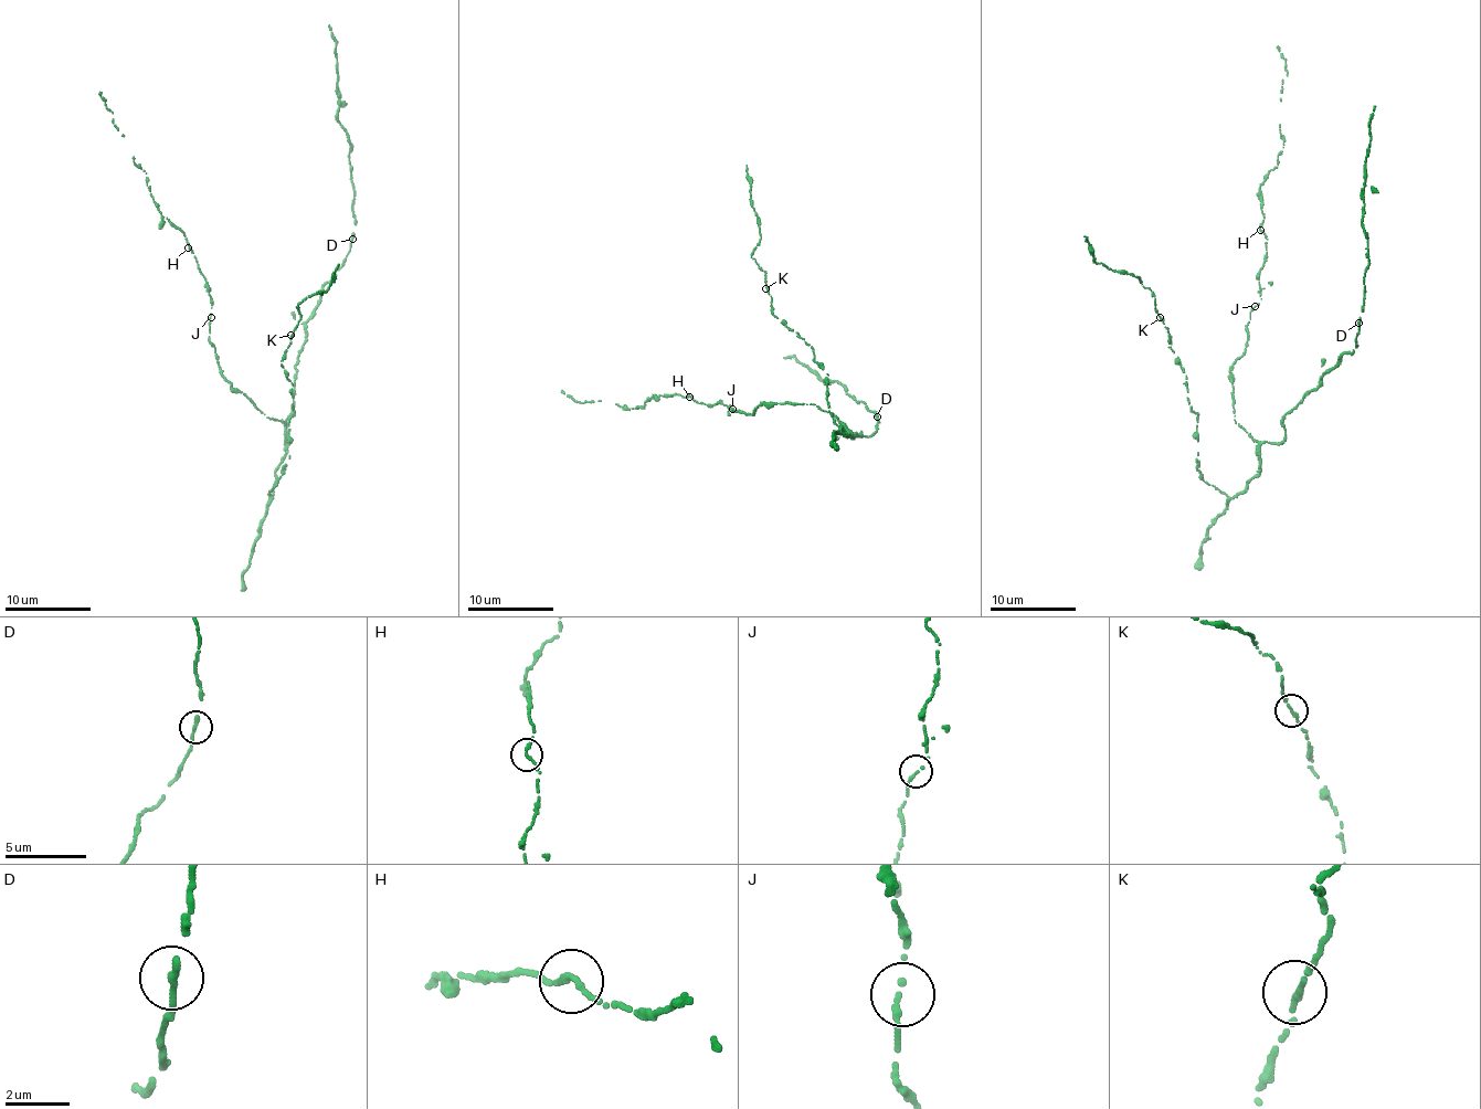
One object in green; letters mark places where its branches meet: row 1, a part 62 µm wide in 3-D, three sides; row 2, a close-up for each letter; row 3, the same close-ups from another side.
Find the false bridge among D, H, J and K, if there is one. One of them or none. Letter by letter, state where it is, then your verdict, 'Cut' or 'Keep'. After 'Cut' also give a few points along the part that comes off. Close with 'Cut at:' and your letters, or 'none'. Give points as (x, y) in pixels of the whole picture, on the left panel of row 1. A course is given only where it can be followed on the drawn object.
D: Place: (352, 239). Keep
H: Place: (188, 247). Keep
J: Place: (211, 317). Keep
K: Place: (291, 335). Keep
Cut at: none

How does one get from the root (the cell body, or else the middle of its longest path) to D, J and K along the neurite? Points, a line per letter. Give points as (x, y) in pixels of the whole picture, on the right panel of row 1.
D: (1259, 456), (1263, 442), (1284, 440), (1284, 413), (1319, 384), (1341, 355), (1356, 348), (1358, 323)
J: (1259, 456), (1259, 444), (1235, 422), (1233, 389), (1228, 377), (1234, 362), (1246, 350), (1246, 328), (1255, 306)
K: (1259, 456), (1258, 475), (1231, 496), (1204, 481), (1196, 468), (1198, 415), (1188, 403), (1184, 370), (1160, 317)

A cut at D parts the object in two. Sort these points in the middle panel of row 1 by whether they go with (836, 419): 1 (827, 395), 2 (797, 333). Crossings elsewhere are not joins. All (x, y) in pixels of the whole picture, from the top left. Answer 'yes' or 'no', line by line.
1: yes
2: yes

